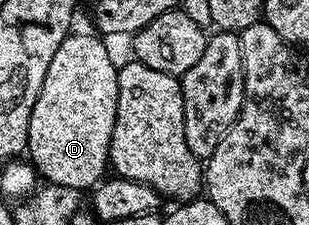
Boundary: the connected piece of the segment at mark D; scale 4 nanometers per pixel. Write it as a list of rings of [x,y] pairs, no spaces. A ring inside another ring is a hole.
[[[71,33],[67,35],[66,40],[56,49],[56,57],[52,57],[52,65],[48,65],[48,73],[44,73],[44,85],[36,97],[36,105],[32,105],[32,117],[28,121],[28,141],[26,142],[26,151],[28,152],[29,162],[32,164],[35,172],[44,177],[47,184],[53,184],[55,188],[67,187],[70,191],[86,191],[98,186],[102,182],[108,171],[110,161],[110,142],[112,141],[112,129],[116,125],[116,101],[118,100],[118,67],[114,59],[110,56],[110,51],[105,47],[103,40],[97,34],[77,35]]]

